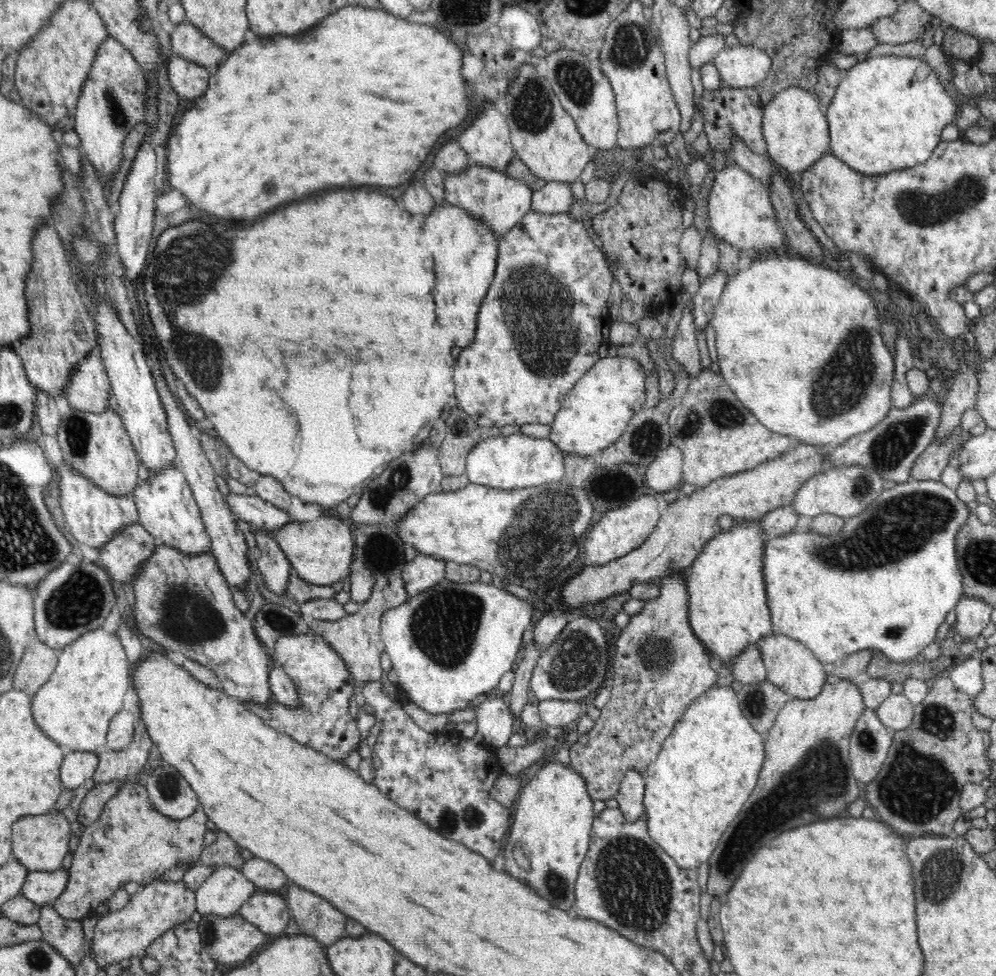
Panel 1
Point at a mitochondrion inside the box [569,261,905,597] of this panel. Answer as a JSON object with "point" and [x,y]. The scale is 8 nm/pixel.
{"point":[845,381]}

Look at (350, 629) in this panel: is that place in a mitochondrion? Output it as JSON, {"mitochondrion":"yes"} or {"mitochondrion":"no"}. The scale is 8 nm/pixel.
{"mitochondrion":"no"}

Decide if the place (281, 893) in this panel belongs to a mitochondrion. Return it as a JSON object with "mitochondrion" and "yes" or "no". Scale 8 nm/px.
{"mitochondrion":"no"}

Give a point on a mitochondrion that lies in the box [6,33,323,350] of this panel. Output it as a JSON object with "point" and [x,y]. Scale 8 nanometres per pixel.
{"point":[118,118]}

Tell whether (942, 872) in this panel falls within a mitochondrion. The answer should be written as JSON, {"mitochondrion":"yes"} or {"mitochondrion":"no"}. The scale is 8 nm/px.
{"mitochondrion":"yes"}

